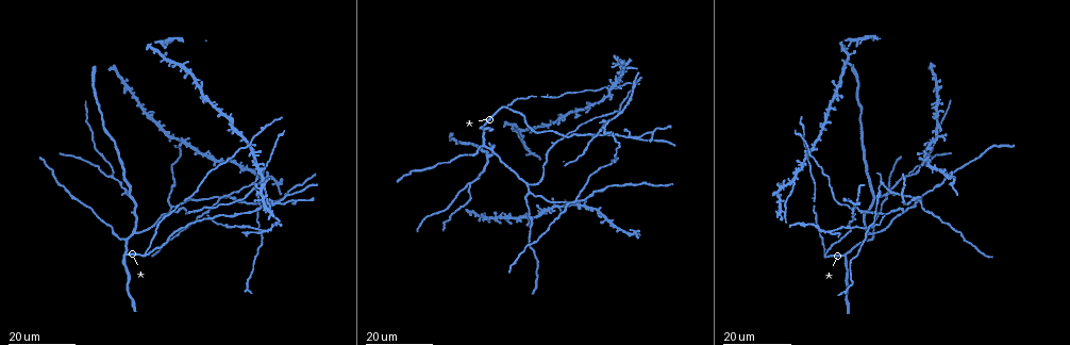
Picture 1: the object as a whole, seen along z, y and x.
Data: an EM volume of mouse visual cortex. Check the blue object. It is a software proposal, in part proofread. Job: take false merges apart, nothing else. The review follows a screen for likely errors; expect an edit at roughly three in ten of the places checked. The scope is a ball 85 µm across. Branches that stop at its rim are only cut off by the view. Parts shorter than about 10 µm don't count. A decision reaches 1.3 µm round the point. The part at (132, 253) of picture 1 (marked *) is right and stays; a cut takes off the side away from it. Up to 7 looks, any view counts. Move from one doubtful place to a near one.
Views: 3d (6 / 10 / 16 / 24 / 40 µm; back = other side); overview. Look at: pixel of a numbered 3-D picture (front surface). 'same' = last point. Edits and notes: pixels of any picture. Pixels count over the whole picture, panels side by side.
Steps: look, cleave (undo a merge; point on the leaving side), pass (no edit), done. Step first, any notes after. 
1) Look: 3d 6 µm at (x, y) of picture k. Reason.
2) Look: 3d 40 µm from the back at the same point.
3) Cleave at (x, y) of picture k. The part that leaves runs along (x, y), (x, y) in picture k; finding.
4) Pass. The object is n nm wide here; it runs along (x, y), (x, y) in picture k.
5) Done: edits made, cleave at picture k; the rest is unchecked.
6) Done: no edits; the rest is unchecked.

Look: 3d 24 µm at (502, 108) of picture 1. Three arms meet.

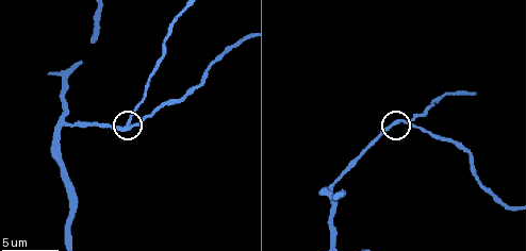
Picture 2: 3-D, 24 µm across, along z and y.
Look: 3d 6 µm at (128, 122) of picture 2.

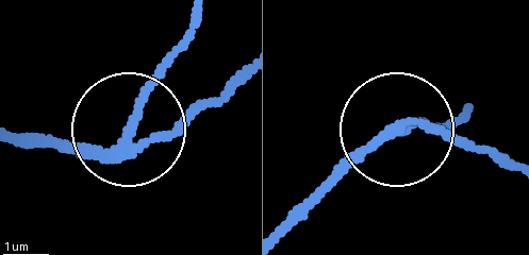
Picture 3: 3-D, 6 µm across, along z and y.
Pass. It runs along (12, 137), (103, 145), (192, 38) in picture 3; continuous, no second cell.

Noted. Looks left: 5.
Look: 3d 24 µm at (264, 179) of picture 1. Four-way junction.

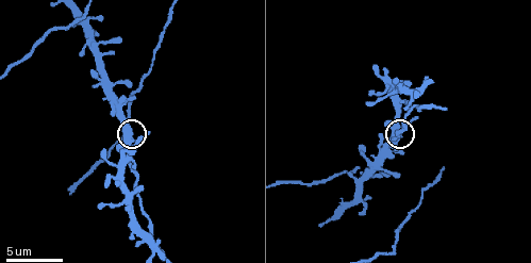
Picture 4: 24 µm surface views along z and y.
Look: 3d 6 µm at (125, 139) of picture 4.

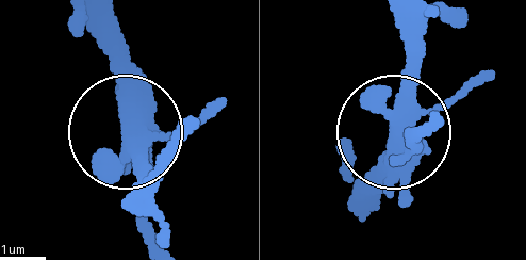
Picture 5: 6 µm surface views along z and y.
Look: 3d 6 µm from the back at (398, 125) of picture 5.

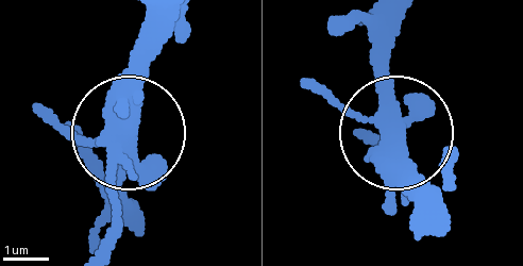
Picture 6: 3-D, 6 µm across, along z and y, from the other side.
Cleave at (114, 201) of picture 6. 4 arms meet here; a second cell is stuck on.

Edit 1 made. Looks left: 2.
Look: 3d 24 µm at (879, 185) of picture 1. Thick turns thin.

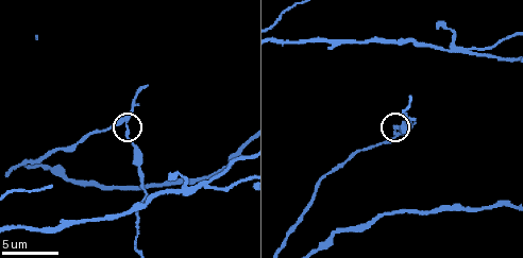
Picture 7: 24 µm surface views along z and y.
Look: 3d 10 µm at (126, 122) of picture 7.

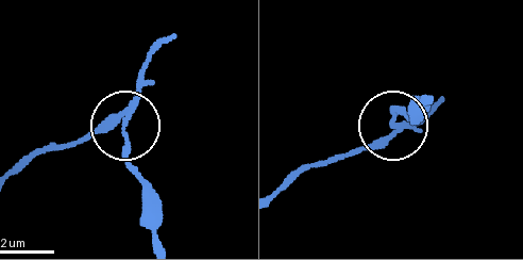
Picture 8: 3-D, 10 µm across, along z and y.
Cleave at (99, 125) of picture 8. 3 arms meet here; a second cell is stuck on.

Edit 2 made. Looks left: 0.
Done: edits made, cleave at picture 6, cleave at picture 8; the rest is unchecked.

